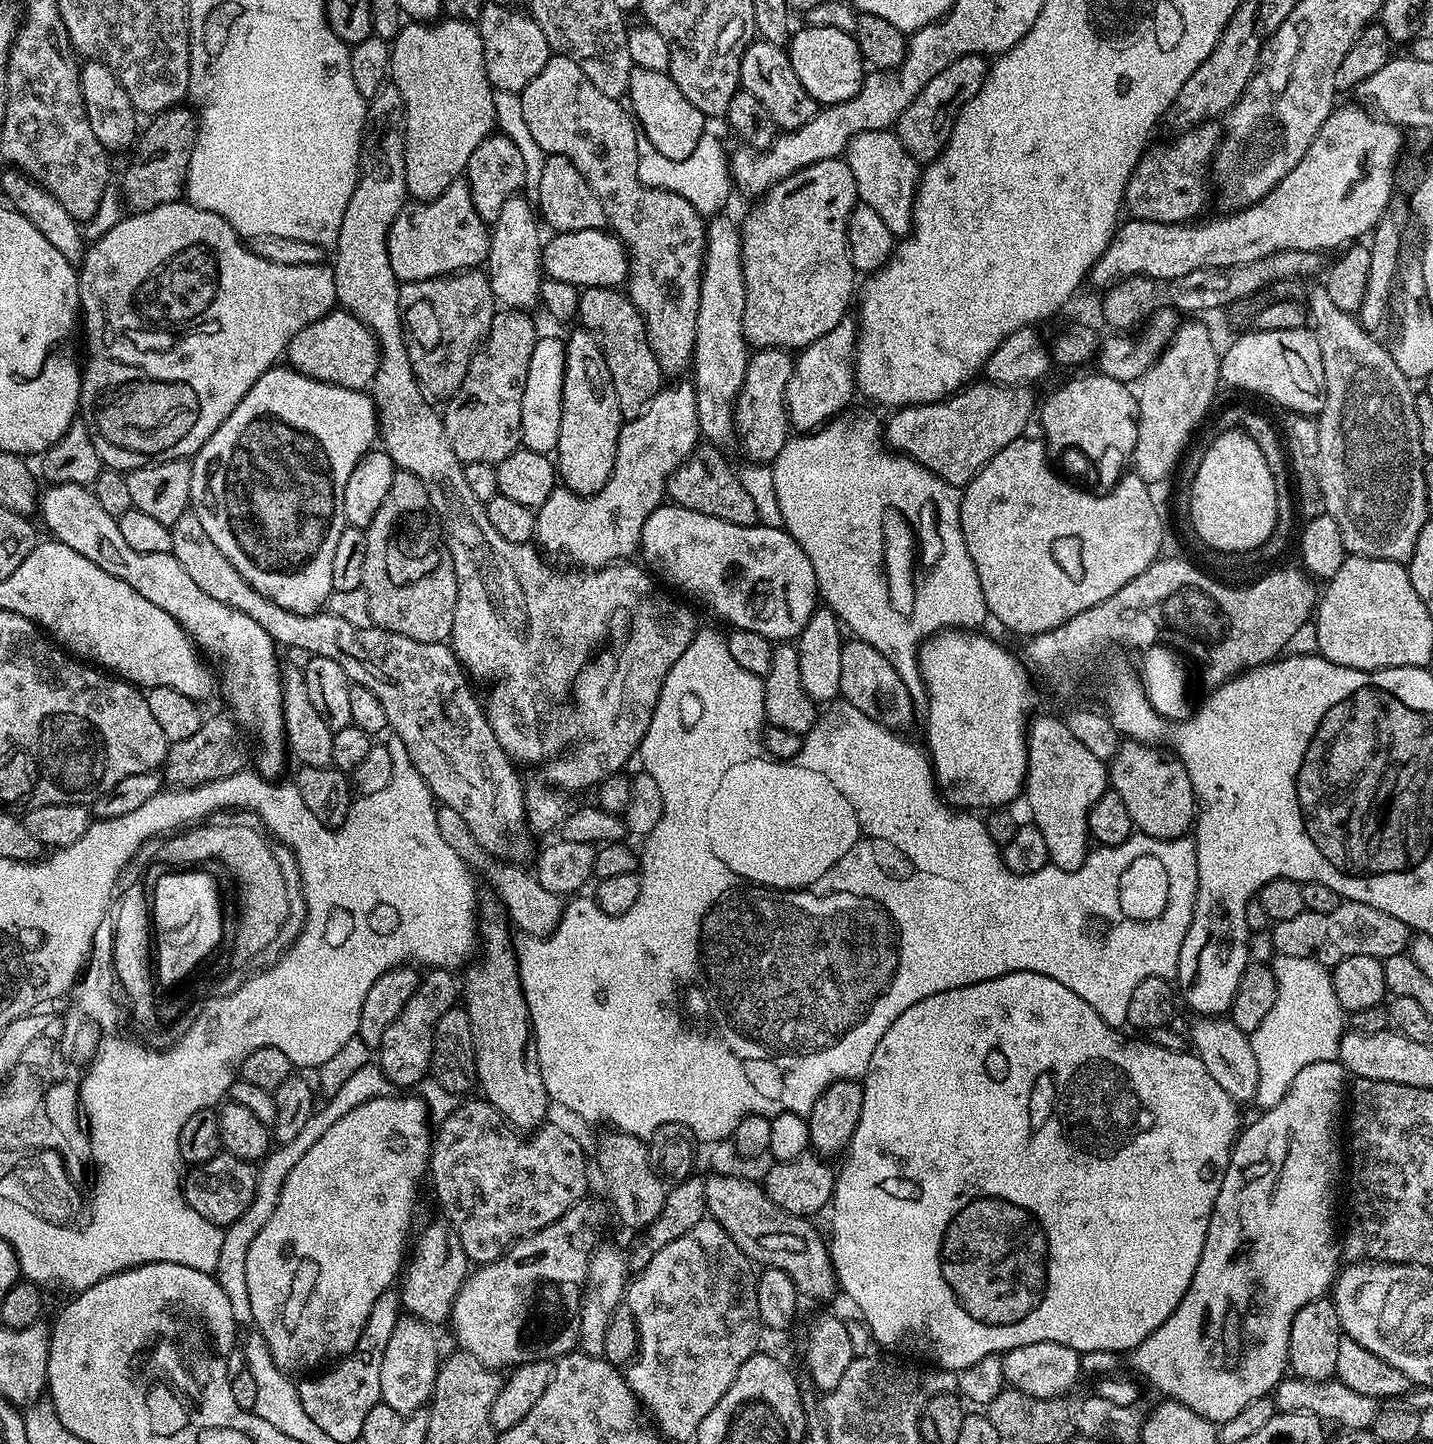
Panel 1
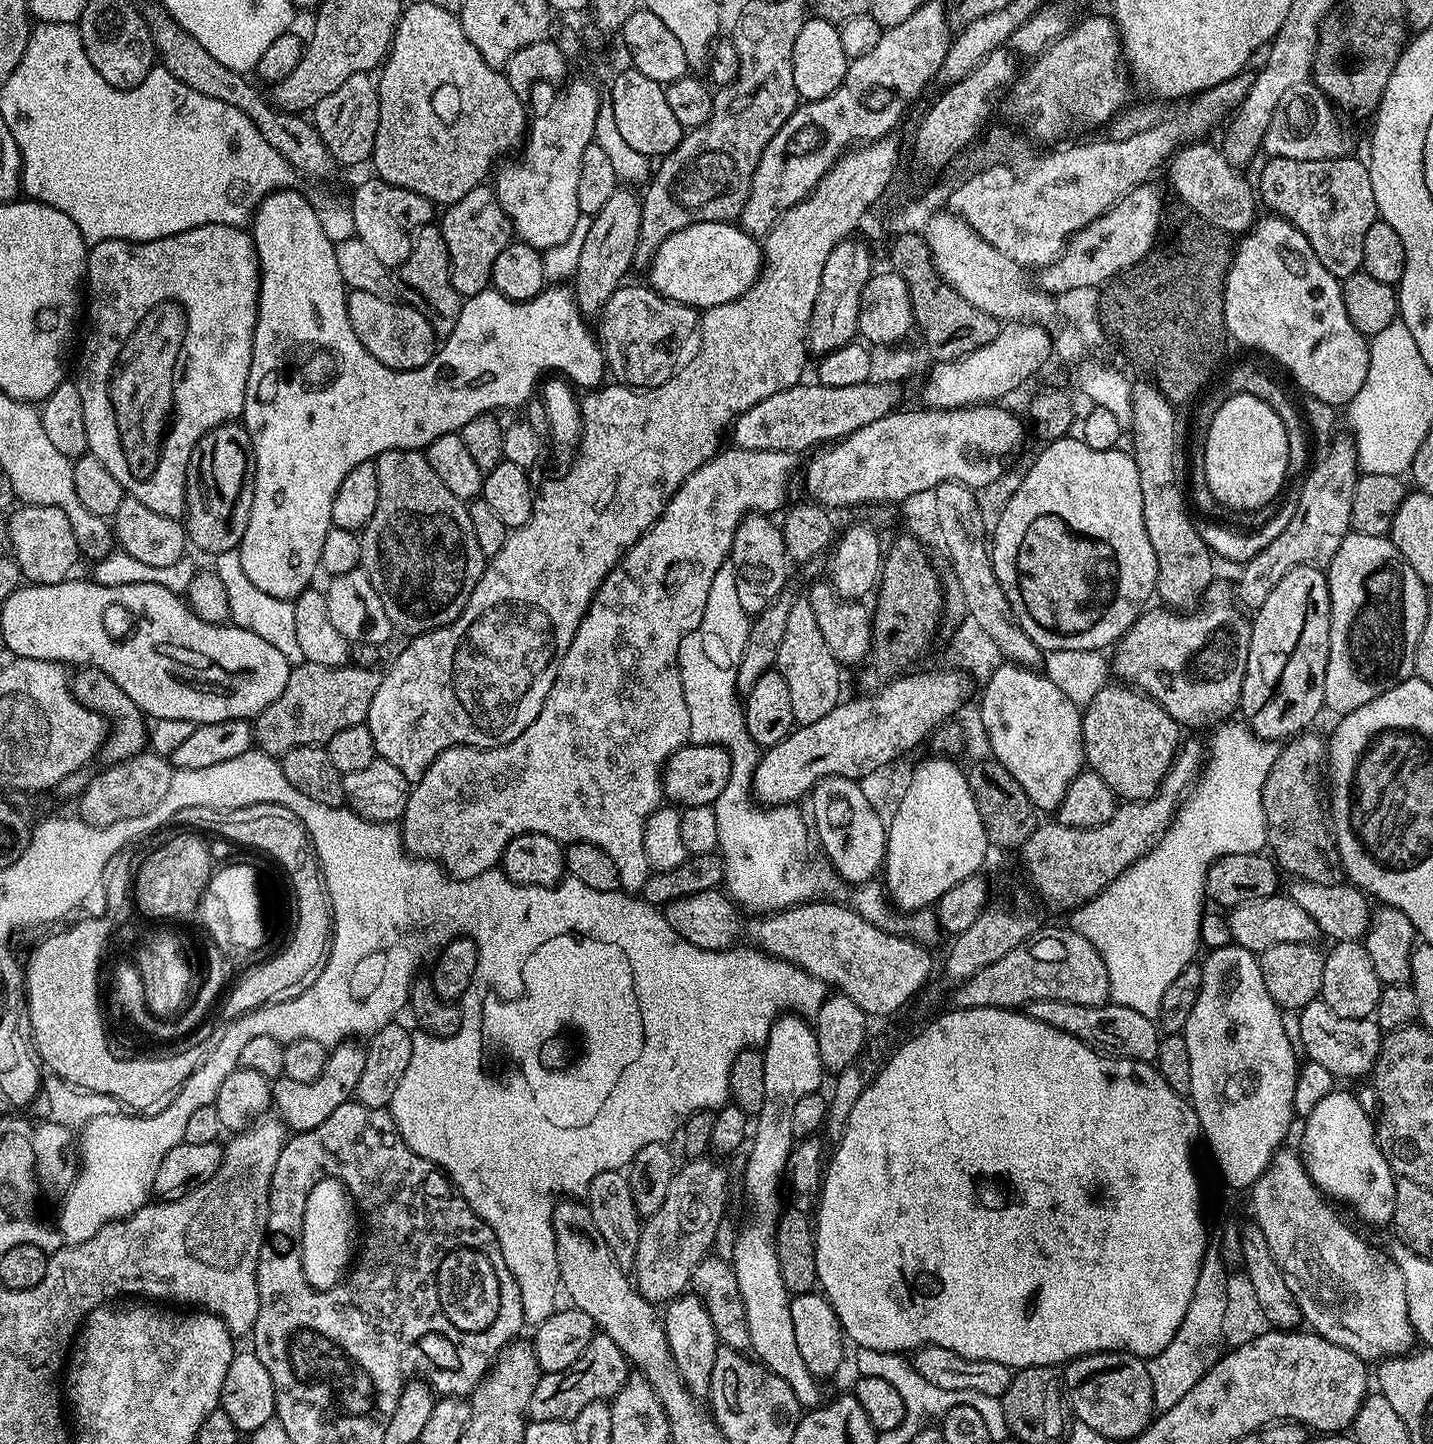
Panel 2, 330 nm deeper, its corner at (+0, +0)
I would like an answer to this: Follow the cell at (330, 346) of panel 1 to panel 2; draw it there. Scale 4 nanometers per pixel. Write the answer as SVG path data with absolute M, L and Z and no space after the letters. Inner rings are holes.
M356 290L348 292L348 313L350 326L354 326L354 334L358 334L358 342L362 342L369 354L378 358L378 362L382 362L388 368L396 368L400 372L414 370L418 366L426 366L426 362L430 362L430 358L436 353L436 331L417 308L411 308L410 305L396 300L386 301L375 294Z

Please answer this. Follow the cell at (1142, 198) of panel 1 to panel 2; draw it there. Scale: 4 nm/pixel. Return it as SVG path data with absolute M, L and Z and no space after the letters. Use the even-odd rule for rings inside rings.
M1351 155L1338 160L1295 160L1274 156L1260 172L1260 188L1258 184L1259 203L1263 207L1265 204L1269 213L1290 221L1295 228L1302 230L1314 254L1318 254L1318 262L1322 262L1322 266L1326 266L1326 270L1338 278L1354 275L1363 269L1362 242L1366 242L1366 230L1370 230L1370 226L1378 219L1374 186L1370 186L1367 163L1363 159L1352 159Z

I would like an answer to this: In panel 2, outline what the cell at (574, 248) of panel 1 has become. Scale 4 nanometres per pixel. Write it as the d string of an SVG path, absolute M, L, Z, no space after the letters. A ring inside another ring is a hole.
M715 220L714 222L698 222L670 234L662 246L652 256L652 263L646 269L647 283L653 292L665 296L668 300L677 300L680 304L688 304L697 310L707 310L714 306L722 306L726 302L738 299L754 282L759 280L762 271L762 244L757 237L732 222Z

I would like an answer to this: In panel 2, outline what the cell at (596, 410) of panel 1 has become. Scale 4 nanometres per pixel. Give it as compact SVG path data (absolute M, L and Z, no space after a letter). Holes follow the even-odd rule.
M617 187L616 192L610 194L606 206L602 206L602 210L598 210L598 214L588 220L586 238L578 254L574 277L576 305L586 318L599 317L610 294L614 294L614 290L625 283L624 275L627 274L628 267L633 267L644 206L641 197L632 192L635 191L631 187Z

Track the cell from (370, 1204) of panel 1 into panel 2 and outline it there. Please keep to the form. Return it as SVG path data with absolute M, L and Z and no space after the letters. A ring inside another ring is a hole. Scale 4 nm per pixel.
M320 1180L306 1198L306 1210L302 1218L302 1270L306 1274L306 1282L310 1282L310 1286L319 1292L339 1284L353 1263L352 1239L358 1236L355 1215L353 1201L341 1180Z

